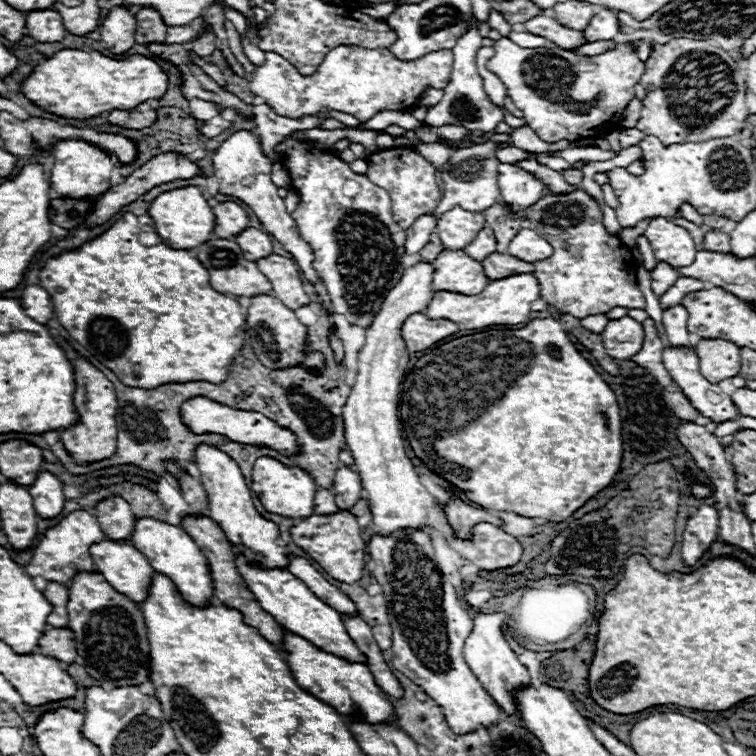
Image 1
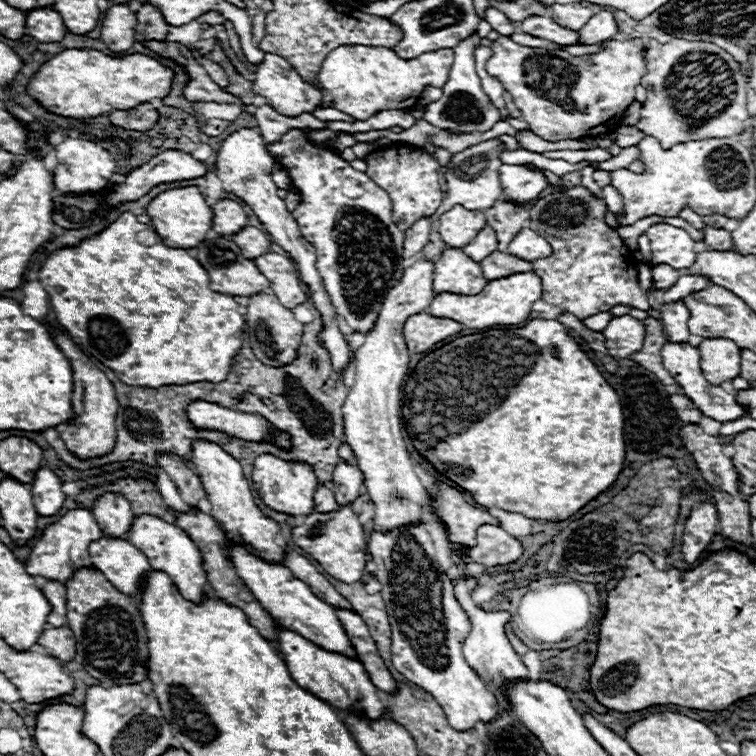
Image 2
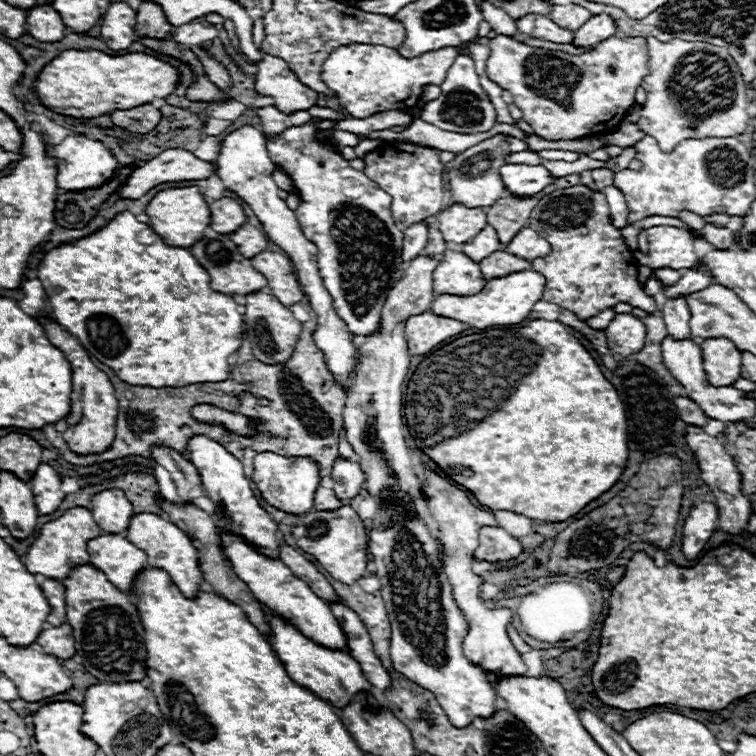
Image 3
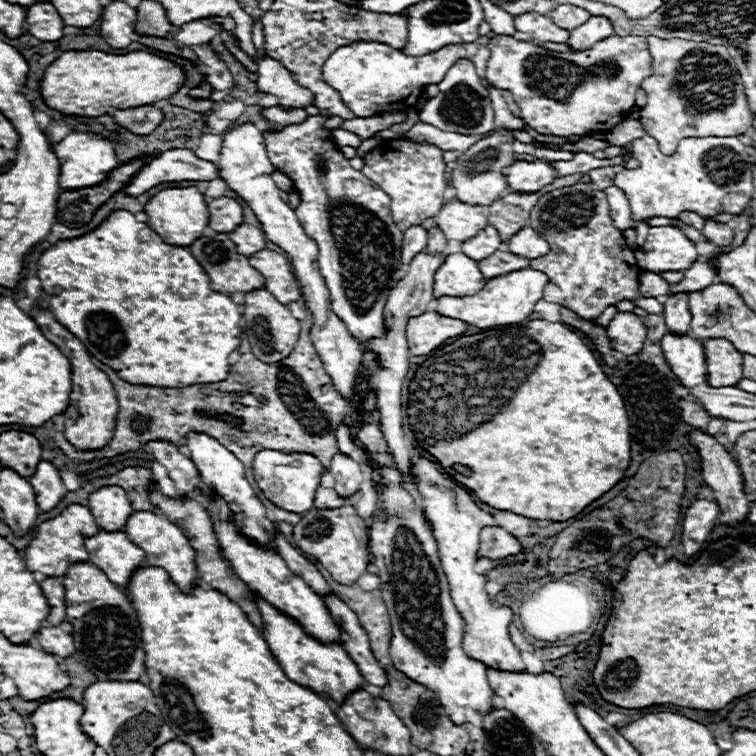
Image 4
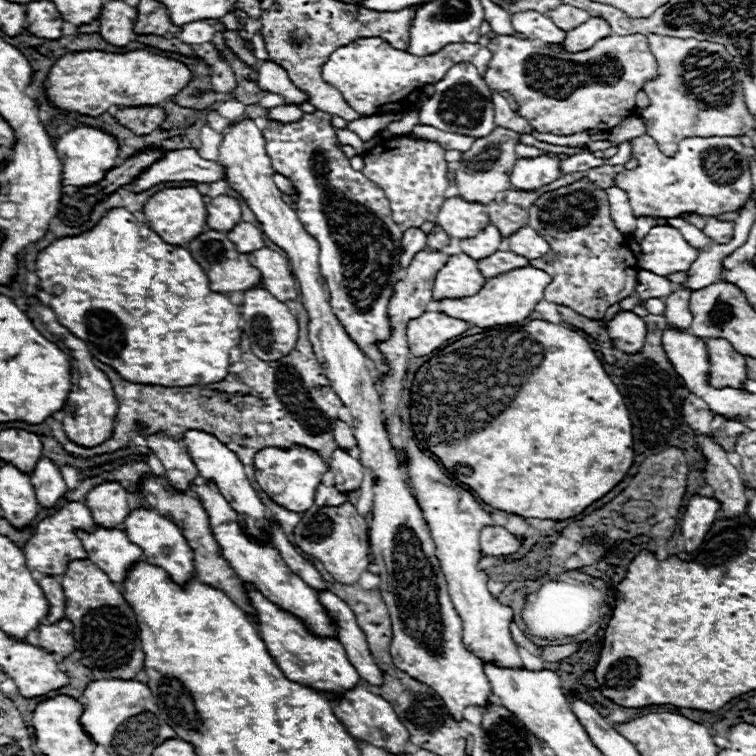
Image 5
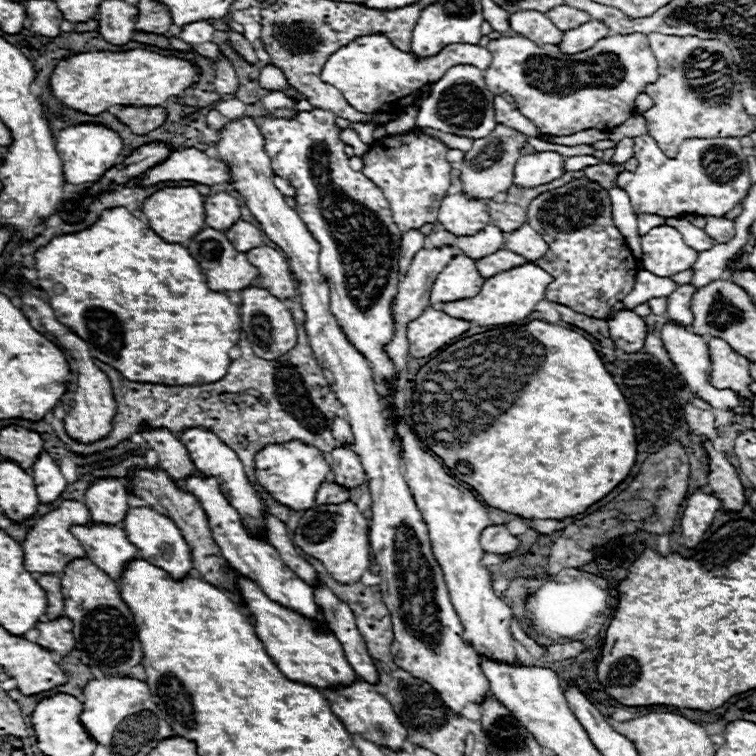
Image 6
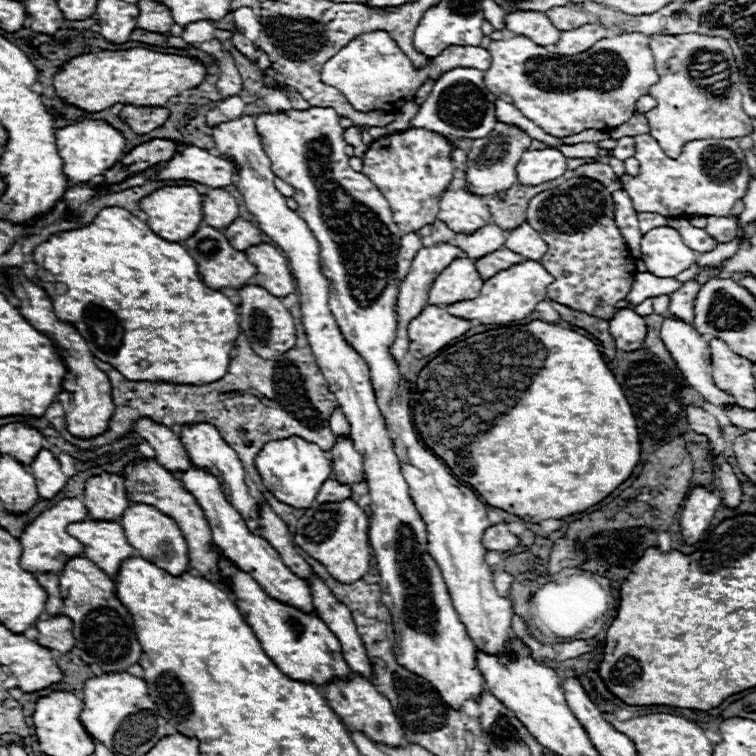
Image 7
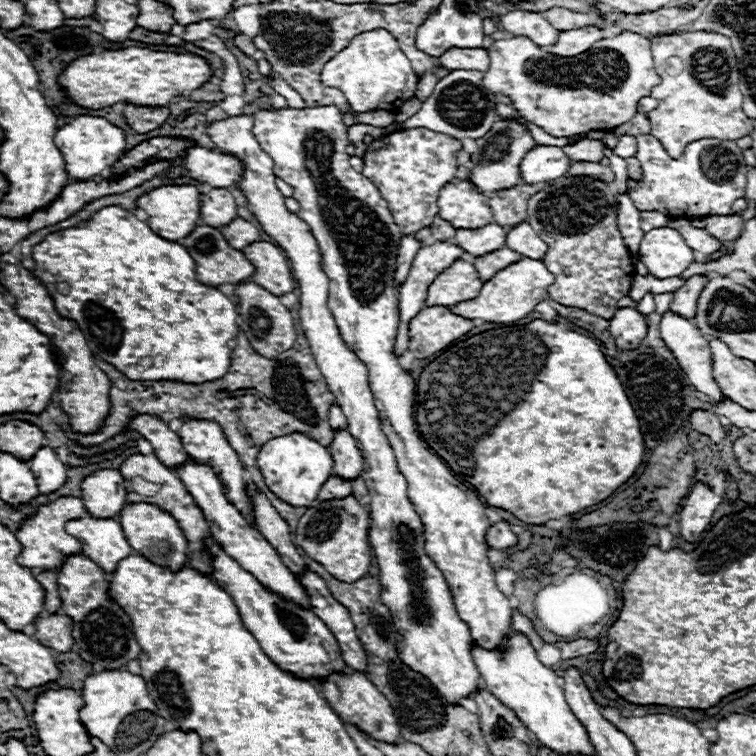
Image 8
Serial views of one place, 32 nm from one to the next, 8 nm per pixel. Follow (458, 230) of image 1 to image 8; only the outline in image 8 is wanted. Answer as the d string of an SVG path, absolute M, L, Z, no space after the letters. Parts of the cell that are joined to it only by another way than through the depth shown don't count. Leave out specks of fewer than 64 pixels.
M470 178L458 184L446 182L438 196L440 216L454 224L454 228L480 228L492 222L492 212L488 206L488 196L478 192Z

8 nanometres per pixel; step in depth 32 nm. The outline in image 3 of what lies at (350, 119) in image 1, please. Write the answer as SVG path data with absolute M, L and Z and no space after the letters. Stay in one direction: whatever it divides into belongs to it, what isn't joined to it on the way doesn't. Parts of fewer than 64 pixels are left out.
M313 106L308 110L308 113L315 118L318 118L320 120L345 120L348 119L347 116L344 116L343 114L340 114L339 112L336 112L329 108L322 108L319 106Z

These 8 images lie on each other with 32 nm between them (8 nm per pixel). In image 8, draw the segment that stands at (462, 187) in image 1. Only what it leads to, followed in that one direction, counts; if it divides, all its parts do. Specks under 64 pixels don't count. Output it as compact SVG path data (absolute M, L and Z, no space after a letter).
M516 120L494 122L490 132L486 136L482 136L482 140L476 140L476 142L478 142L478 150L472 154L472 164L476 168L472 168L470 180L474 180L474 184L478 184L478 188L482 188L482 192L504 190L504 188L510 188L510 186L518 184L520 162L522 162L524 154L530 152L536 146L528 126L524 126Z

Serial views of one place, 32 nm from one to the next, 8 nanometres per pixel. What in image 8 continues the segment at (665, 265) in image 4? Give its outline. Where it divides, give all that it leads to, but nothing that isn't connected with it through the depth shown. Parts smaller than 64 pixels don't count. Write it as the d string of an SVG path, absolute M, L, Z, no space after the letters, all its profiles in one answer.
M654 228L644 234L638 250L640 262L654 278L672 278L682 274L694 262L694 250L674 228Z

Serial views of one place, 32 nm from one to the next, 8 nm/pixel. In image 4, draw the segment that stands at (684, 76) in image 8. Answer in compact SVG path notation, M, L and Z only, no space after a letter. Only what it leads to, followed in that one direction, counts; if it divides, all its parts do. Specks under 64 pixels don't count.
M648 36L648 48L654 60L654 76L642 82L642 88L648 94L648 104L640 110L640 122L648 136L652 136L664 154L676 152L676 146L682 138L706 138L706 136L740 136L752 128L754 116L748 110L746 94L738 72L732 66L732 56L726 48L718 44L694 42L670 38L662 40L658 36Z

